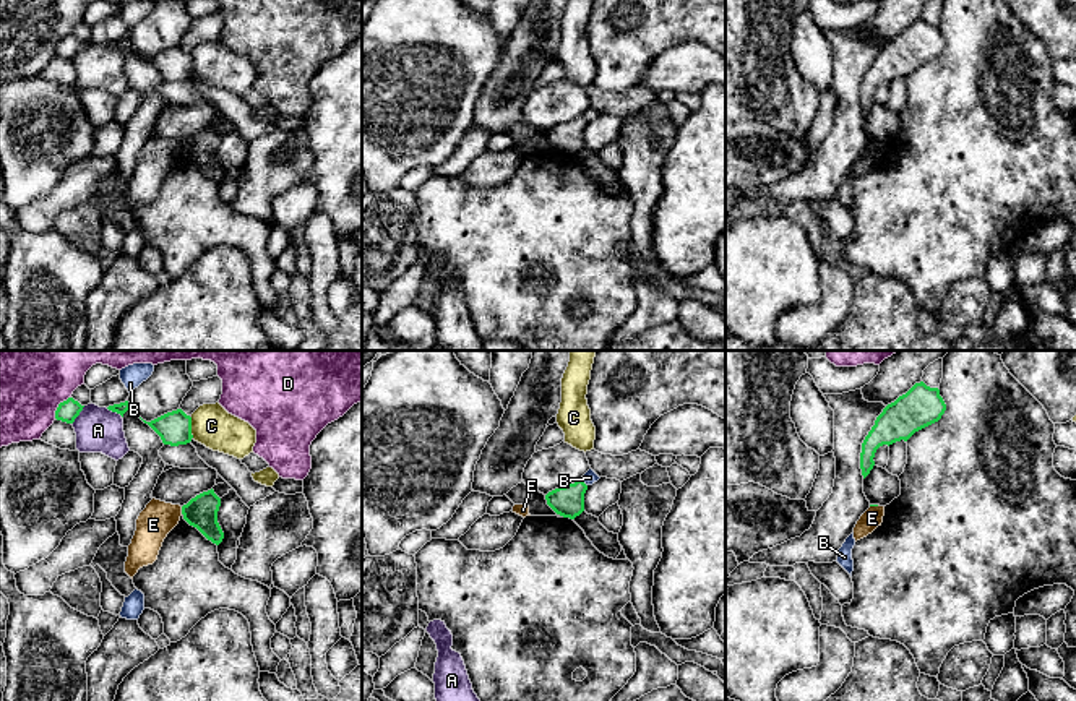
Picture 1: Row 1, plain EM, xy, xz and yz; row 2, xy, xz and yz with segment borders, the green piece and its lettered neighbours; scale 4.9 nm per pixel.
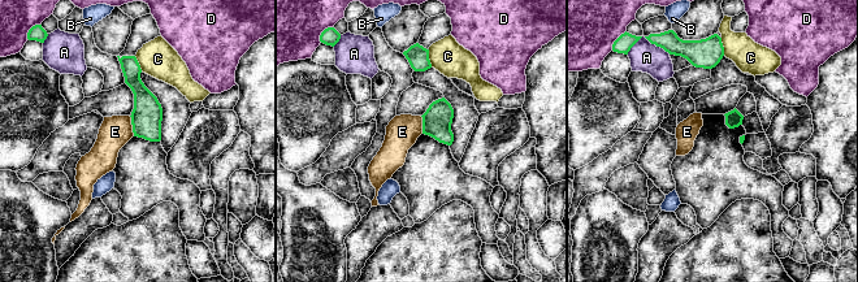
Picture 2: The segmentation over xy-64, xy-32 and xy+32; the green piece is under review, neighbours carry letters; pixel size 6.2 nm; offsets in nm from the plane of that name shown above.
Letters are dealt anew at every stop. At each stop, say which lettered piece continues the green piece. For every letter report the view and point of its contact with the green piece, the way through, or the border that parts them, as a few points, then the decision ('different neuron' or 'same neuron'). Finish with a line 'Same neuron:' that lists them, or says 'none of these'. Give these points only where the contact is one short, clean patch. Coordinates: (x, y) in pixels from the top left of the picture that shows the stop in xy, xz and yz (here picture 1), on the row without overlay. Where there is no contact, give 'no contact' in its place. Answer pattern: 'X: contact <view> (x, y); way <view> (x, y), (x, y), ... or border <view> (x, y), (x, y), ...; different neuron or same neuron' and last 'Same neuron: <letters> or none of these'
A: contact xy (78, 51); different neuron
B: contact xz (583, 119); different neuron
C: contact xy (190, 64); different neuron
D: contact xy (59, 43); different neuron
E: contact xy (182, 146); border xy (180, 143), (182, 150); different neuron
Same neuron: none of these

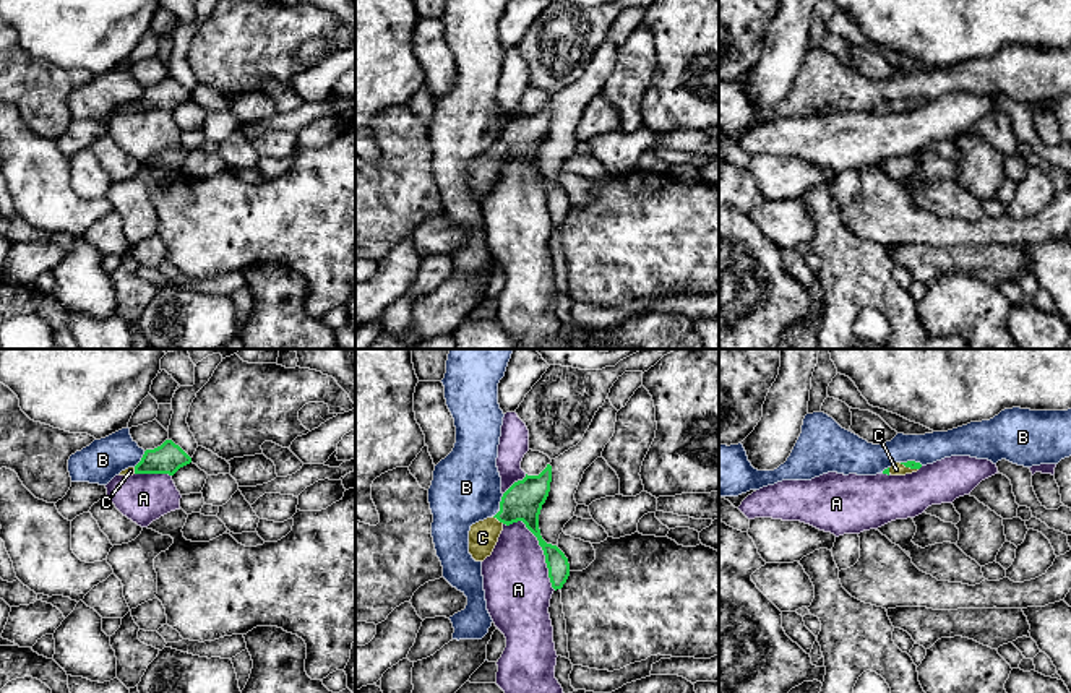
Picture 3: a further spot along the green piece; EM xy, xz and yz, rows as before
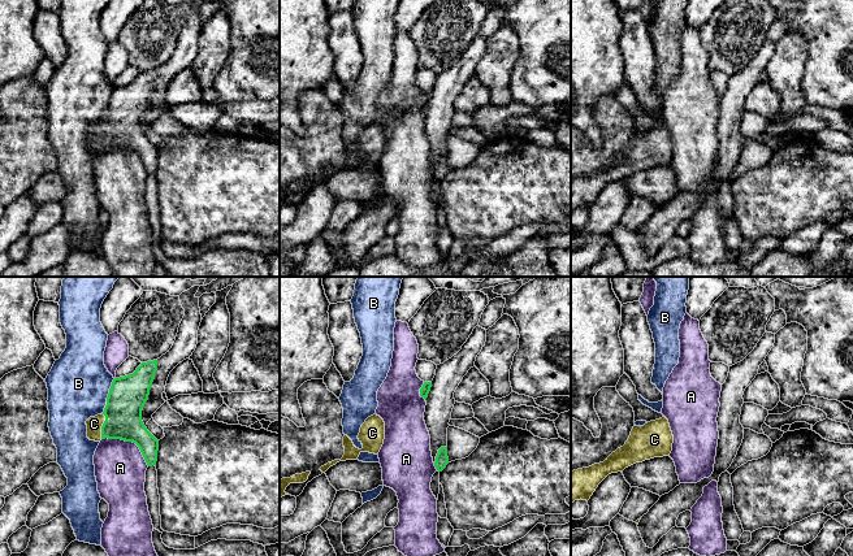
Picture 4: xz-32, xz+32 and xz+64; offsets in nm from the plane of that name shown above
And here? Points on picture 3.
A: contact xz (541, 182); different neuron
B: contact xy (141, 96); border xy (145, 88), (133, 103); different neuron
C: contact xz (498, 156); way xz (523, 137), (498, 156), (482, 174); same neuron
Same neuron: C

